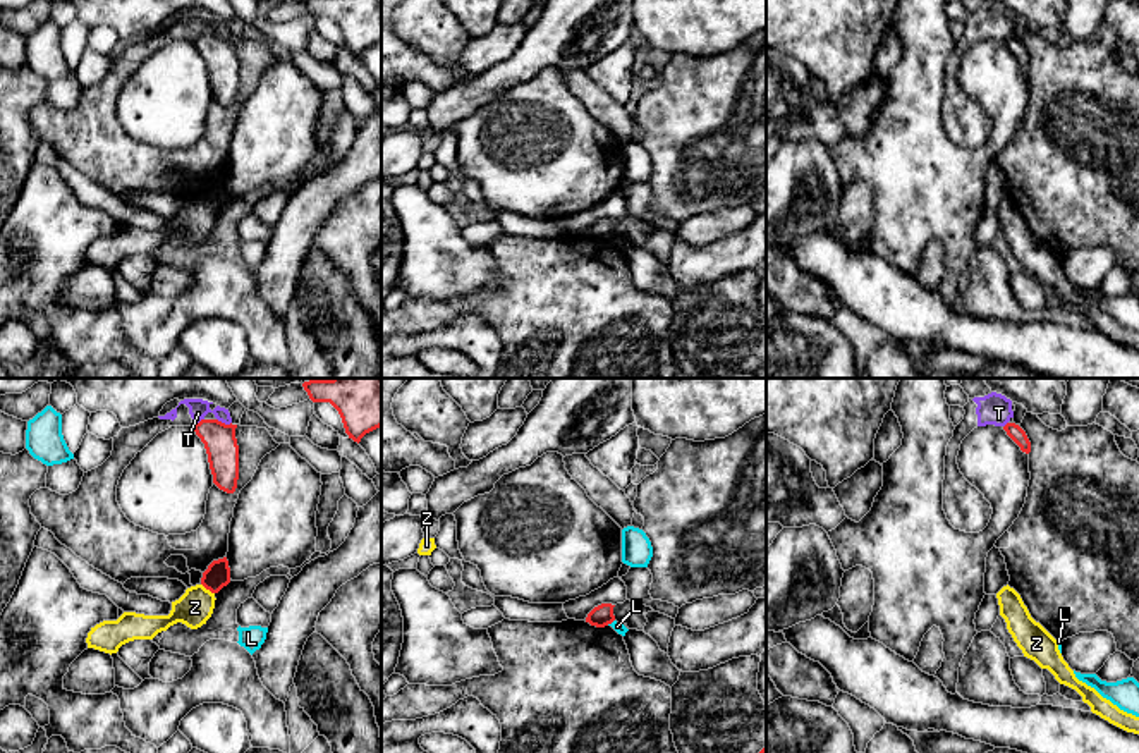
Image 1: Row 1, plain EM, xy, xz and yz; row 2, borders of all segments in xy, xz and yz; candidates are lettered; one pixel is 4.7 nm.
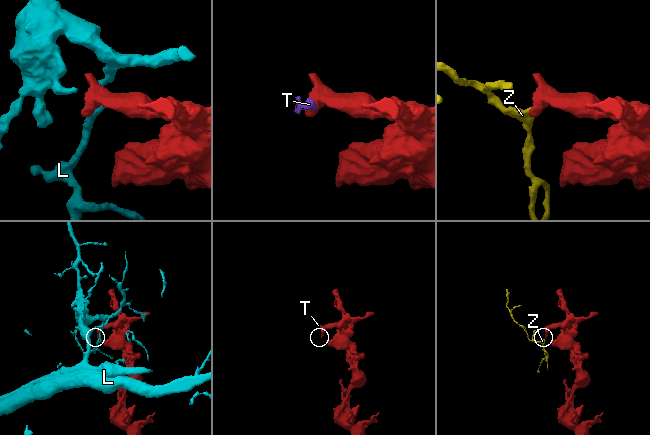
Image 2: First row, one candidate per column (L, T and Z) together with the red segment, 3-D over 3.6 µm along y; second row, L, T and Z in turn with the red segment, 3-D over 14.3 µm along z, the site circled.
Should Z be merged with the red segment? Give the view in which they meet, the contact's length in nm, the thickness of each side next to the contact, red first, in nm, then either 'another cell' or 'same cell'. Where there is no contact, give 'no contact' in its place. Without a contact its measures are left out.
meets red in xy; contact 80 nm long; 120 nm thick on the red side, 170 nm on the other; same cell

